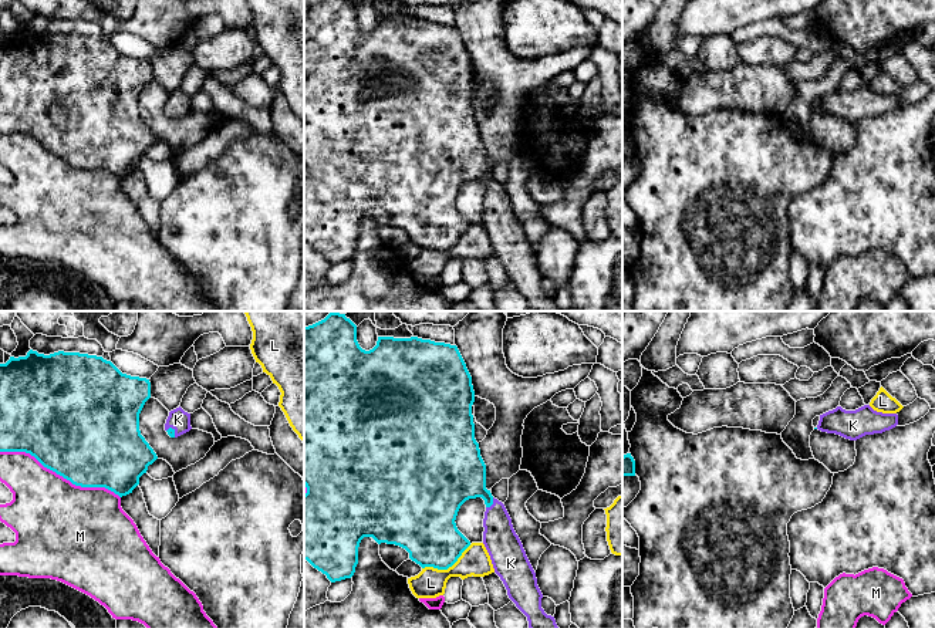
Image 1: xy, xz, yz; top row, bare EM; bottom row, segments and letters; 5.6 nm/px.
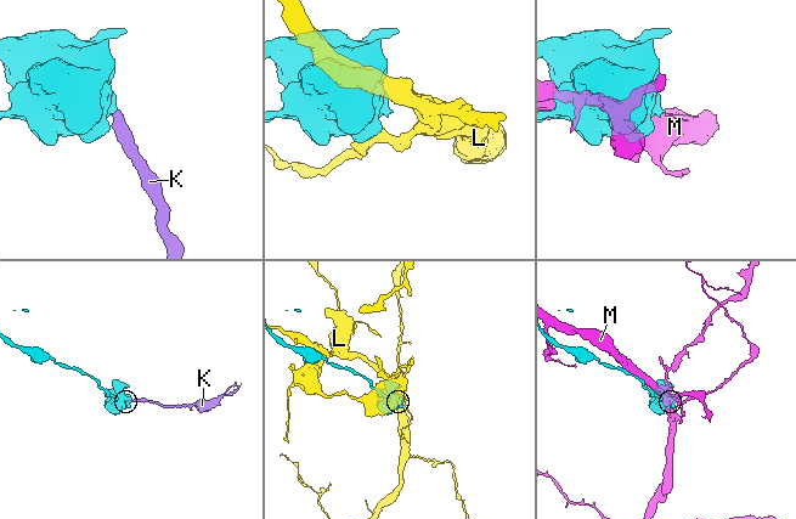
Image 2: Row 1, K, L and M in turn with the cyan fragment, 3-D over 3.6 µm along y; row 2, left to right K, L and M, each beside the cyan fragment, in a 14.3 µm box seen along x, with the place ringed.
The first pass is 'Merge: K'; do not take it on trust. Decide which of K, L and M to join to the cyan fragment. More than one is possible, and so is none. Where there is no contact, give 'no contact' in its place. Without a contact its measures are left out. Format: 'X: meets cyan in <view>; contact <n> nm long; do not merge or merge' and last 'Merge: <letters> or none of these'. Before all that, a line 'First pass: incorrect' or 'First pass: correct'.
First pass: correct
K: meets cyan in xz; contact 80 nm long; merge
L: meets cyan in xz; contact 320 nm long; do not merge
M: meets cyan in xy; contact 750 nm long; do not merge
Merge: K

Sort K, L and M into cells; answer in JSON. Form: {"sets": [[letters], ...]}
{"sets": [["K"], ["L"], ["M"]]}

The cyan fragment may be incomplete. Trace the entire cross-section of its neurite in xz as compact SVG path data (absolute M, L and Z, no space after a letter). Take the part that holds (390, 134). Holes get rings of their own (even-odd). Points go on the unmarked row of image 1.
M324 0L313 7L304 9L304 168L307 169L307 175L304 176L304 242L325 256L331 264L351 260L358 246L361 222L364 219L372 219L378 226L387 224L405 230L409 234L409 240L422 250L433 249L448 251L470 227L470 223L456 209L455 202L458 193L466 182L482 179L486 186L483 226L490 237L494 254L507 271L509 280L527 298L530 311L560 311L554 298L547 297L541 290L543 276L537 267L536 254L513 210L504 186L494 180L490 172L486 170L486 146L480 138L479 125L475 121L473 84L475 72L472 58L456 27L418 18L378 18L377 27L365 33L357 23L357 7L350 0Z

